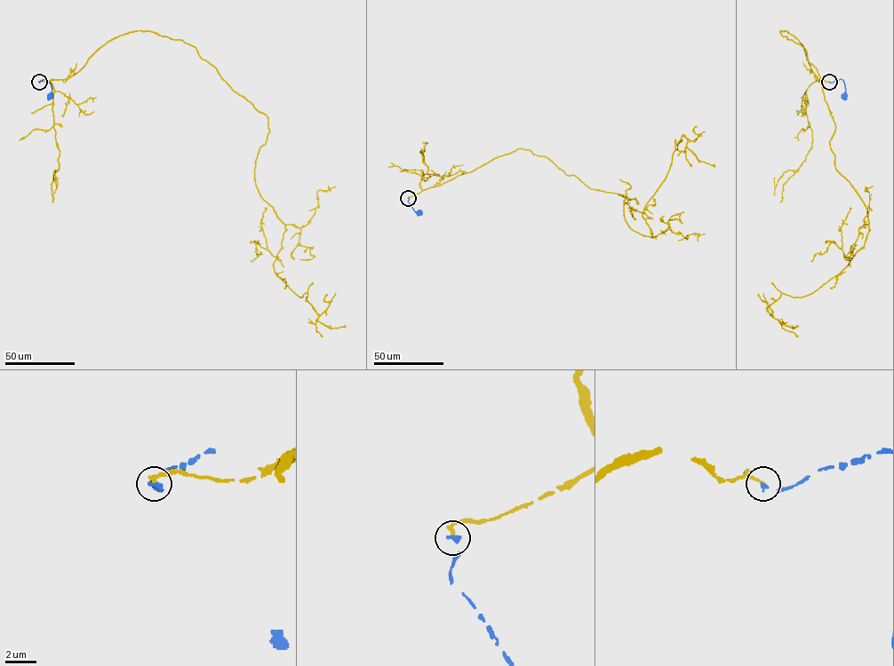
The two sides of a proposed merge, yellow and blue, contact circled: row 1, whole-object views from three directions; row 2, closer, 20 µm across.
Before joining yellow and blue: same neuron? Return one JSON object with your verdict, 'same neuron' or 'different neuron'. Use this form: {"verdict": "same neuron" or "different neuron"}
{"verdict": "same neuron"}

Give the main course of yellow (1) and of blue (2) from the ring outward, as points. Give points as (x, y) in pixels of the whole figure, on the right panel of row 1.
1: (829, 82), (780, 31), (817, 68), (835, 170), (868, 223), (842, 271), (767, 307), (798, 325)
2: (829, 82), (842, 79), (844, 96)

